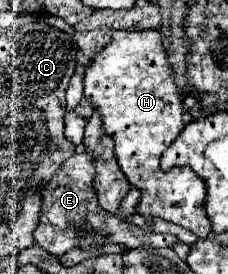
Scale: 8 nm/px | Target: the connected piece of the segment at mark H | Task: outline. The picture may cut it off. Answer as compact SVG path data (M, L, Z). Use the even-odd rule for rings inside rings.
M156 29L114 31L112 41L94 55L84 71L84 97L100 113L104 133L114 139L114 155L122 173L141 193L138 213L172 221L198 237L206 237L210 221L202 207L204 181L192 169L178 169L176 173L162 173L160 169L160 157L182 131L186 115L160 33Z

